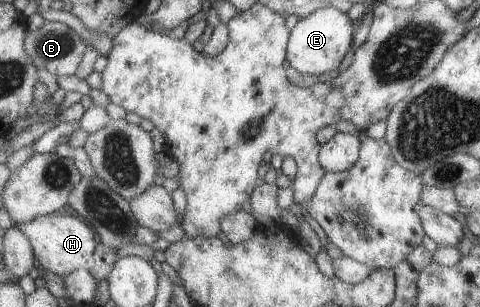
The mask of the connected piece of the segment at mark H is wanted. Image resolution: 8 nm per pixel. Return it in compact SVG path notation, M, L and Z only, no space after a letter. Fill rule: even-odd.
M56 212L52 215L36 217L29 223L18 223L18 226L32 241L37 268L40 271L52 271L64 277L80 269L92 268L95 250L100 240L96 231L82 217L65 216L62 212Z

